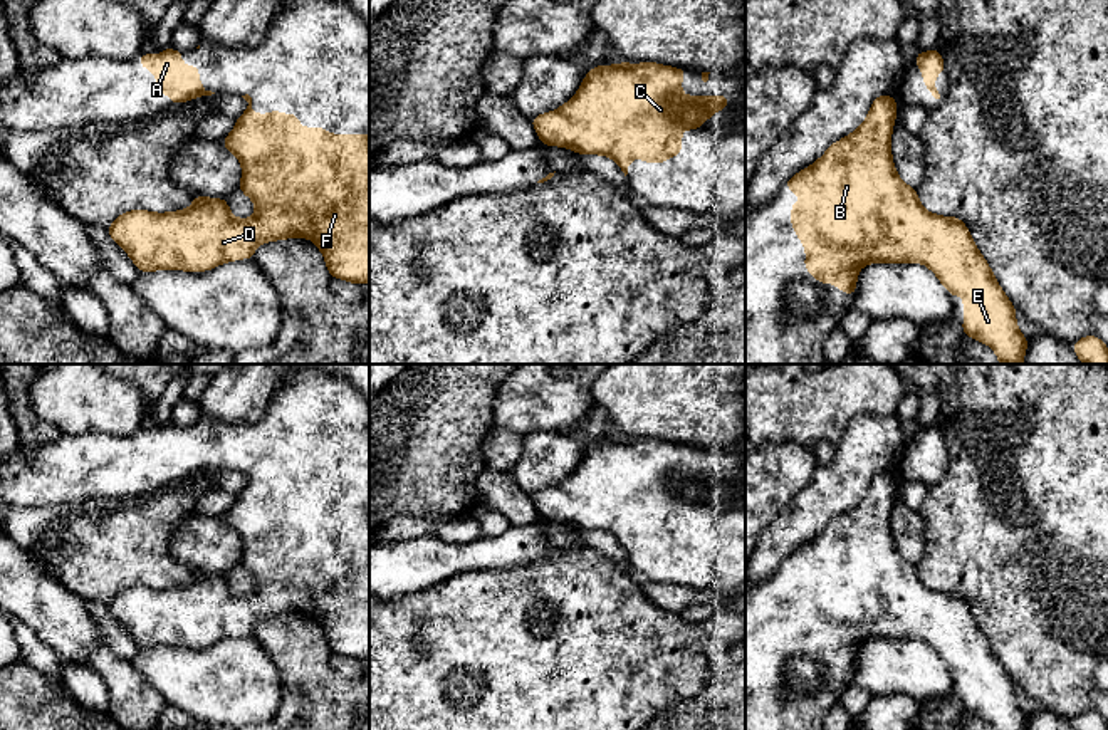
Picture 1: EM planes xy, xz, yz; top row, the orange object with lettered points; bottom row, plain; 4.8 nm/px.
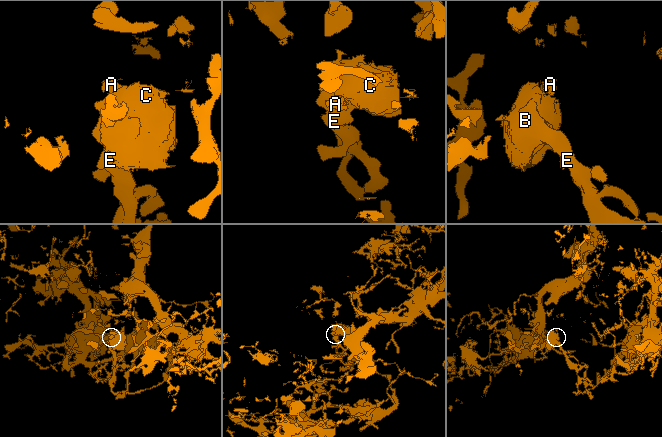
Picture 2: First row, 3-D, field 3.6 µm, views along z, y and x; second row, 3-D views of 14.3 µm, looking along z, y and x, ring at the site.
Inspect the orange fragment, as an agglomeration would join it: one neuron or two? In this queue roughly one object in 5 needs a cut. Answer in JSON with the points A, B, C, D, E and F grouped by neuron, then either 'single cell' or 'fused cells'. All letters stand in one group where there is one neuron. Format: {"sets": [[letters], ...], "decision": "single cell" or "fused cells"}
{"sets": [["A", "B", "C", "D", "E", "F"]], "decision": "single cell"}

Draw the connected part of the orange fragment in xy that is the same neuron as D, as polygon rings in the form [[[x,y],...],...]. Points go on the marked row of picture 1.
[[[242,96],[248,106],[237,119],[222,144],[242,163],[238,190],[255,203],[253,218],[235,218],[225,198],[196,195],[186,210],[154,213],[131,210],[119,215],[106,230],[131,257],[141,272],[186,270],[205,272],[238,258],[253,260],[260,243],[290,237],[312,240],[324,255],[331,277],[353,284],[369,282],[369,134],[329,134],[324,128],[301,128],[297,114],[253,114],[252,97]]]

